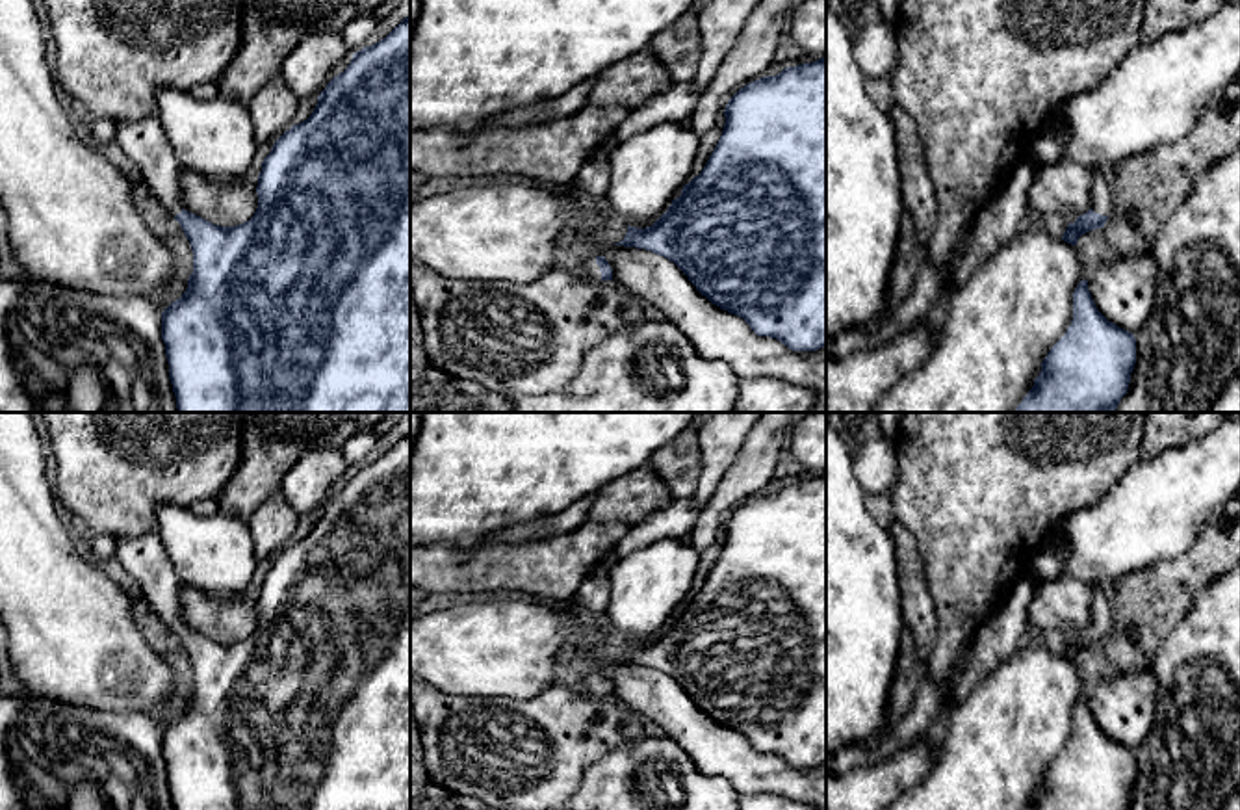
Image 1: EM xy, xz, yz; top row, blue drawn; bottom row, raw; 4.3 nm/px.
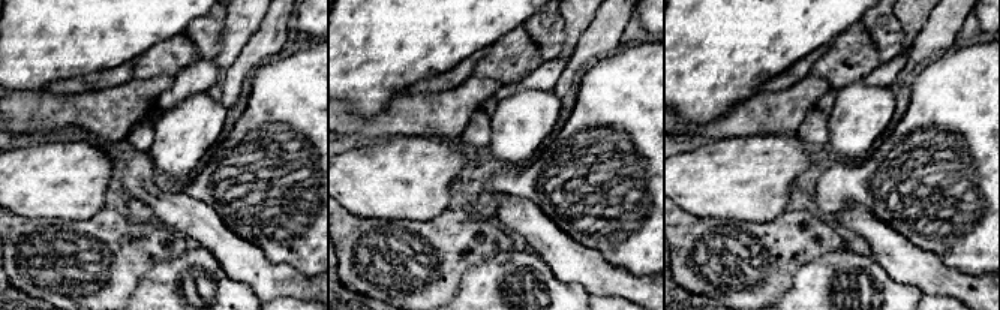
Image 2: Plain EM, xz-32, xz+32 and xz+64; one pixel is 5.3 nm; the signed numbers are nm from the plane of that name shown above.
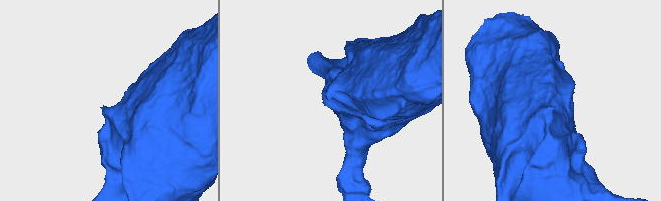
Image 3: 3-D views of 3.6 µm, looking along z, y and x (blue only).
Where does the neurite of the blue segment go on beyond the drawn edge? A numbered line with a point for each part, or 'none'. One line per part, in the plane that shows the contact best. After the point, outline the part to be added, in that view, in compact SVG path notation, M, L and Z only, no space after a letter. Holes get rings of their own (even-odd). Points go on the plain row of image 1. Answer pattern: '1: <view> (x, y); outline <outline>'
1: xz (587, 682); outline M587 671L577 680L574 680L585 693L592 697L601 697L600 682L596 680L596 673Z

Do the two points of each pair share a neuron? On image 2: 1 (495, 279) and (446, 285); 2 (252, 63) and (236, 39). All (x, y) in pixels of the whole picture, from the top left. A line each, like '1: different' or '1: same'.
1: different
2: different

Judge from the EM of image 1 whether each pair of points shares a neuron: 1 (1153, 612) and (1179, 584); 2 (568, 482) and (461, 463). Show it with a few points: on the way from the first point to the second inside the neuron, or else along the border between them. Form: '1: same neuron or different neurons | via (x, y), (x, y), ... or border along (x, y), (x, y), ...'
1: same neuron | via (1159, 604), (1172, 591)
2: same neuron | via (542, 463), (487, 463)

